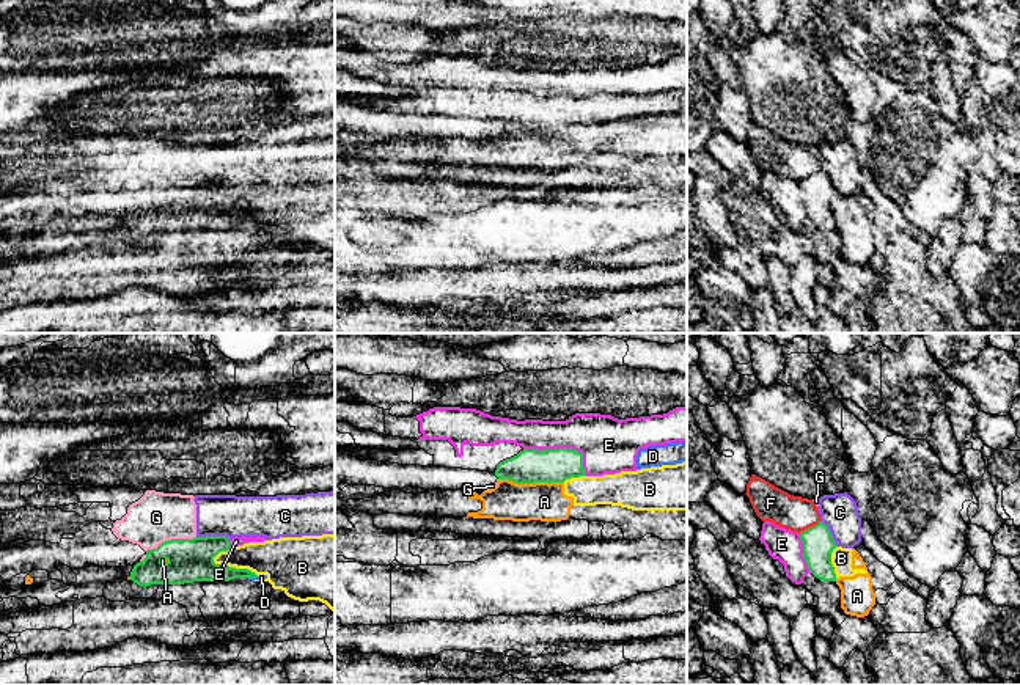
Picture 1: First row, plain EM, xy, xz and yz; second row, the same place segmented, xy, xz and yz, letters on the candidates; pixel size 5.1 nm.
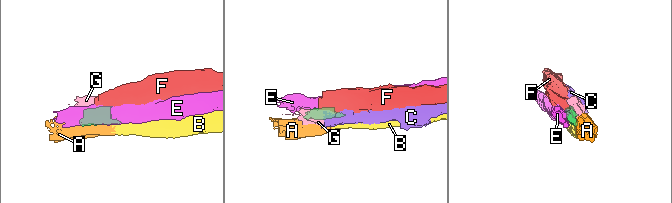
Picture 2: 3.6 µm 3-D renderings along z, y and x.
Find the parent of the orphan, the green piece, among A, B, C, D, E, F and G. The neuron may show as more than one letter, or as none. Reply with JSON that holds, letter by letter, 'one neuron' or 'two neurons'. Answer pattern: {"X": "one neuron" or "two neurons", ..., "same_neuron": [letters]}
{"A": "two neurons", "B": "two neurons", "C": "two neurons", "D": "one neuron", "E": "two neurons", "F": "two neurons", "G": "two neurons", "same_neuron": ["D"]}

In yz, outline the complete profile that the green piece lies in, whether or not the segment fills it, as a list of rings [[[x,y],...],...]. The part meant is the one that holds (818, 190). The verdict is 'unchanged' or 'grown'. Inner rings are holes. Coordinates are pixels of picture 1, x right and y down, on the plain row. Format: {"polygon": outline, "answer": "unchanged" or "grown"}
{"polygon": [[[822,170],[800,181],[803,206],[809,220],[820,229],[836,229],[831,200],[838,195]]], "answer": "unchanged"}

